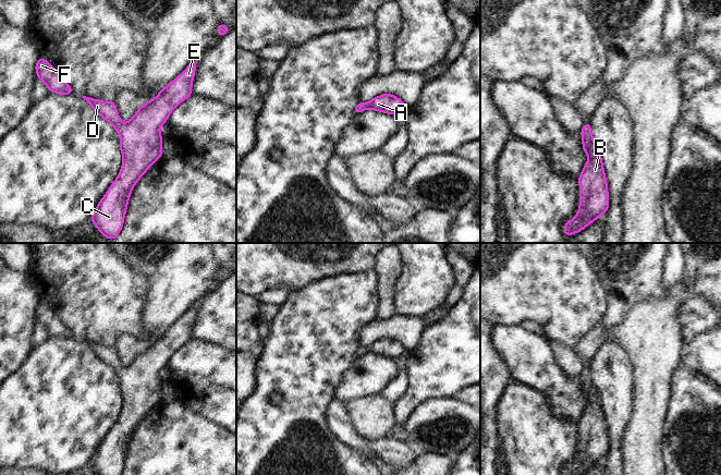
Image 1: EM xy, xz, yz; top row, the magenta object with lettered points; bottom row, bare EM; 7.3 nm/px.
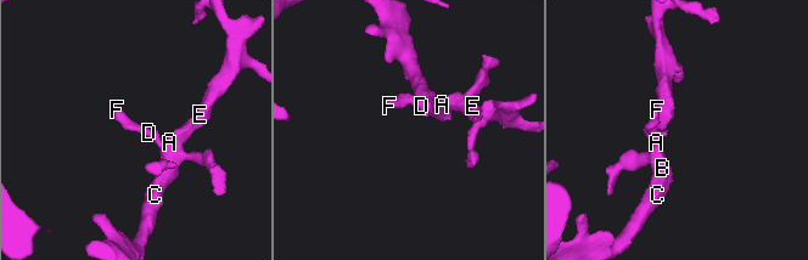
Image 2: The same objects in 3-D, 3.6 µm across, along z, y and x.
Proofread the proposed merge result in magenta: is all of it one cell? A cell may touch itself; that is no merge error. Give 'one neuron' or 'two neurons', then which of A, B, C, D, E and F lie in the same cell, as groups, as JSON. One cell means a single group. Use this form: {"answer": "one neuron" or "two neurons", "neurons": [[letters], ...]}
{"answer": "one neuron", "neurons": [["A", "B", "C", "D", "E", "F"]]}

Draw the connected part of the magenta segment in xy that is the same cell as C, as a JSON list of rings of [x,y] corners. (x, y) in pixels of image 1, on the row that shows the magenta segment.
[[[192,60],[182,74],[154,99],[142,105],[127,123],[121,122],[115,101],[82,97],[120,134],[123,155],[120,173],[90,217],[99,232],[109,240],[114,240],[123,227],[129,198],[136,182],[161,158],[162,135],[159,127],[167,122],[172,110],[192,95],[196,65],[197,60]]]

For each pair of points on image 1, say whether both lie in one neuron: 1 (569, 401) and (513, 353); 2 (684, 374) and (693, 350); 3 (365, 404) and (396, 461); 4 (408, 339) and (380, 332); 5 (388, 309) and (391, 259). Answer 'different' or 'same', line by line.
1: same
2: different
3: different
4: same
5: same

